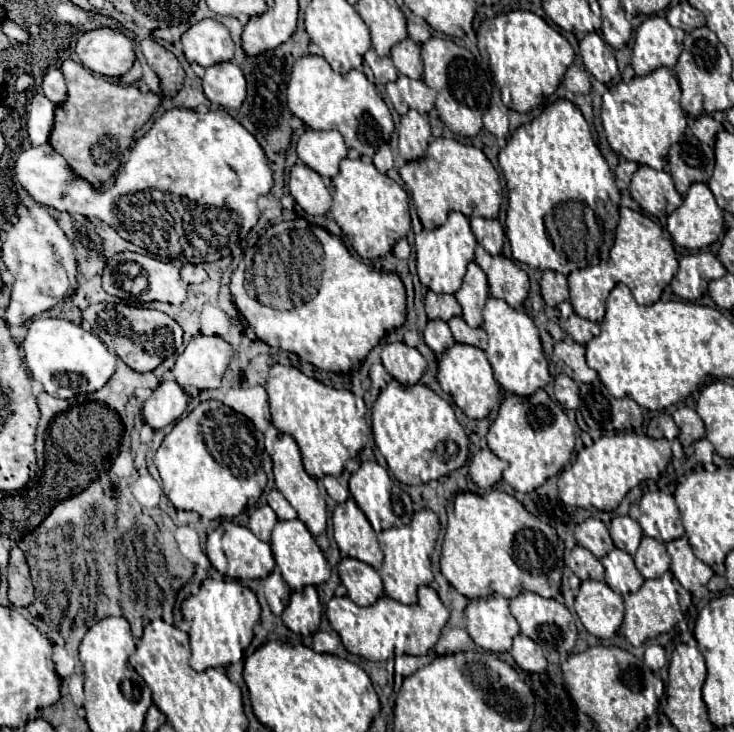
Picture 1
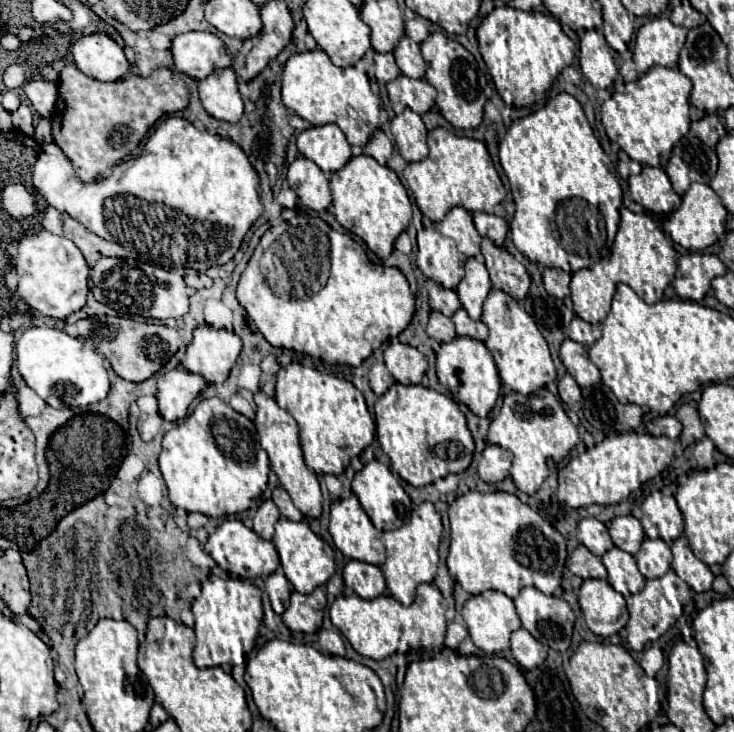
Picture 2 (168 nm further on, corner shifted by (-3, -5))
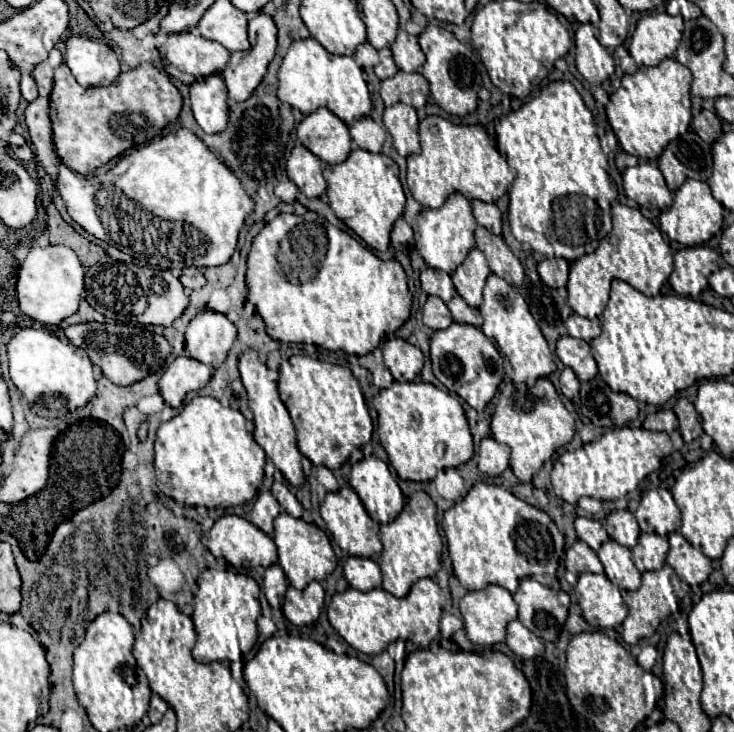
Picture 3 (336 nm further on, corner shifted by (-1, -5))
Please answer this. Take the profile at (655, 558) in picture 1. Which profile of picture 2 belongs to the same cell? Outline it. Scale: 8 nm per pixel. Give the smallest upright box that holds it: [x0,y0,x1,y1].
[636,539,672,579]

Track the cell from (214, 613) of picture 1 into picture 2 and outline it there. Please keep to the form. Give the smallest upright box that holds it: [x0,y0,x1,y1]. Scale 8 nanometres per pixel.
[192,575,262,667]

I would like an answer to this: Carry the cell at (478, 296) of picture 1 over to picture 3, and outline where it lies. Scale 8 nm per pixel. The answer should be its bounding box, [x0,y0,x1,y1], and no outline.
[452,249,490,307]

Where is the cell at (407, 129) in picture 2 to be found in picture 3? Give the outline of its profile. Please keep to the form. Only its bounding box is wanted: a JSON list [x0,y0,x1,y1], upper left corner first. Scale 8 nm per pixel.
[384,103,420,157]

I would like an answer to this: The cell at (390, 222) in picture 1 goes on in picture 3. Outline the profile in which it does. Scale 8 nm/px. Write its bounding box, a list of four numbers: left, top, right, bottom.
[324,149,406,253]

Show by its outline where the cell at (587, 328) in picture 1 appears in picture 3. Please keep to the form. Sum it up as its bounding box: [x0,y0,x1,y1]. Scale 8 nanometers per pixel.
[565,313,601,341]

